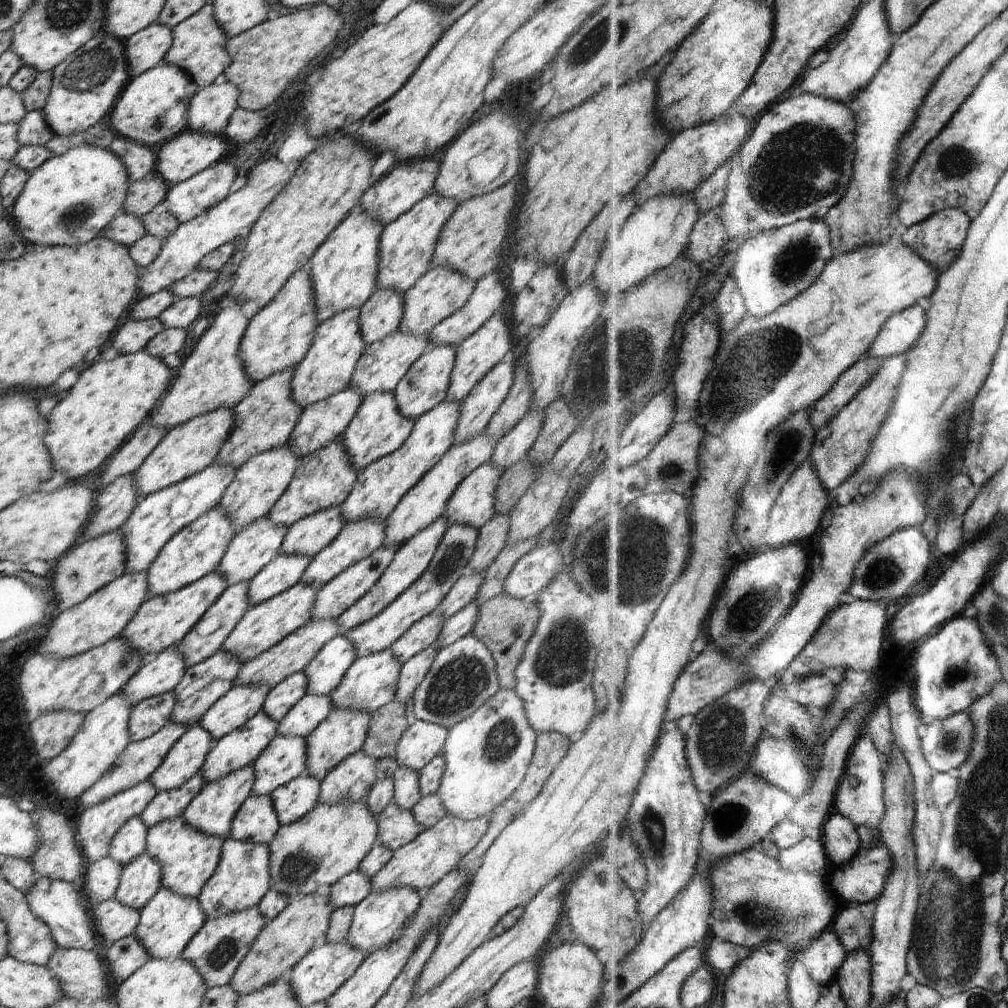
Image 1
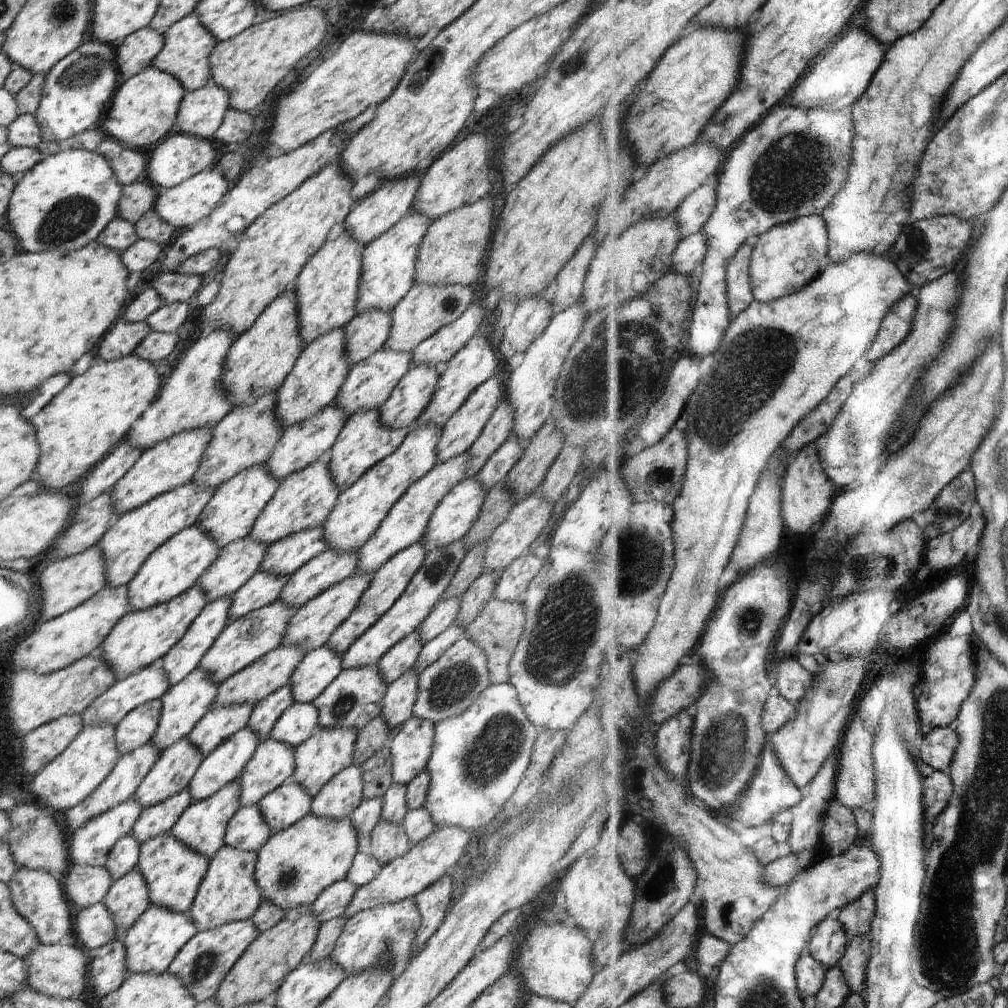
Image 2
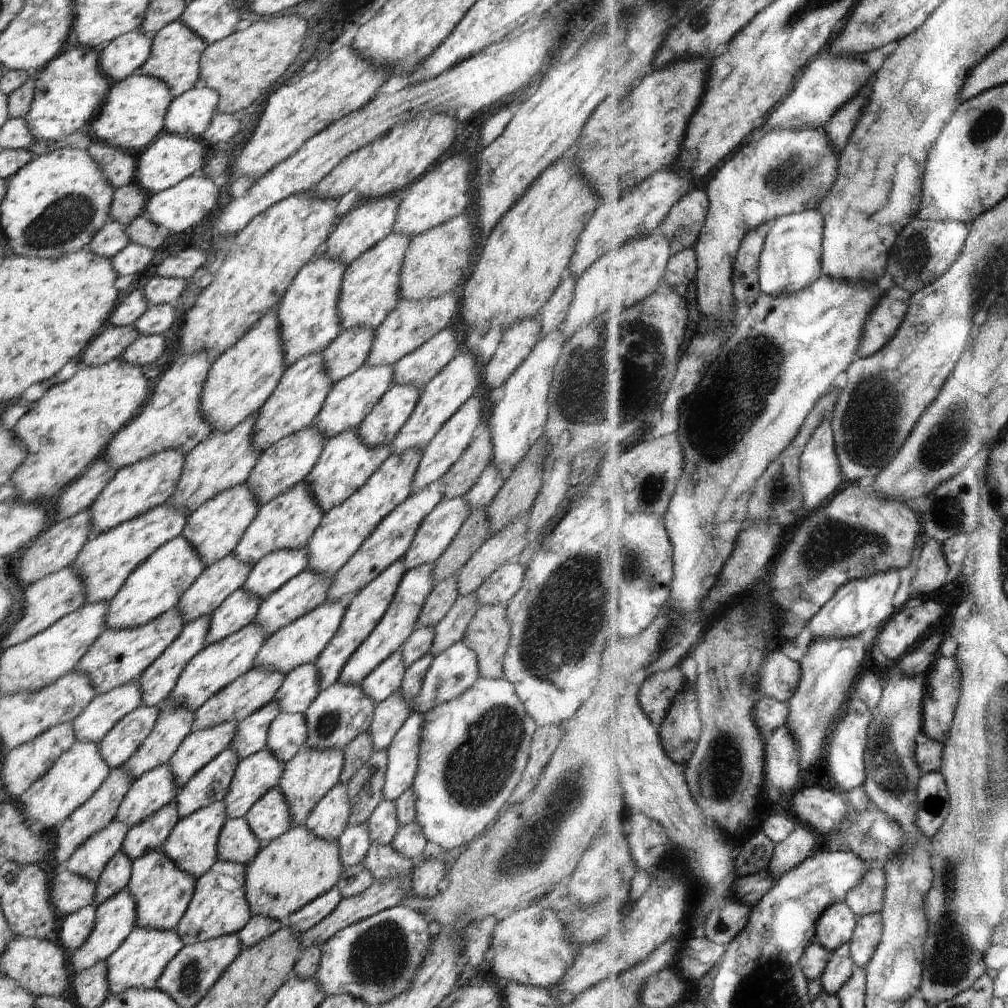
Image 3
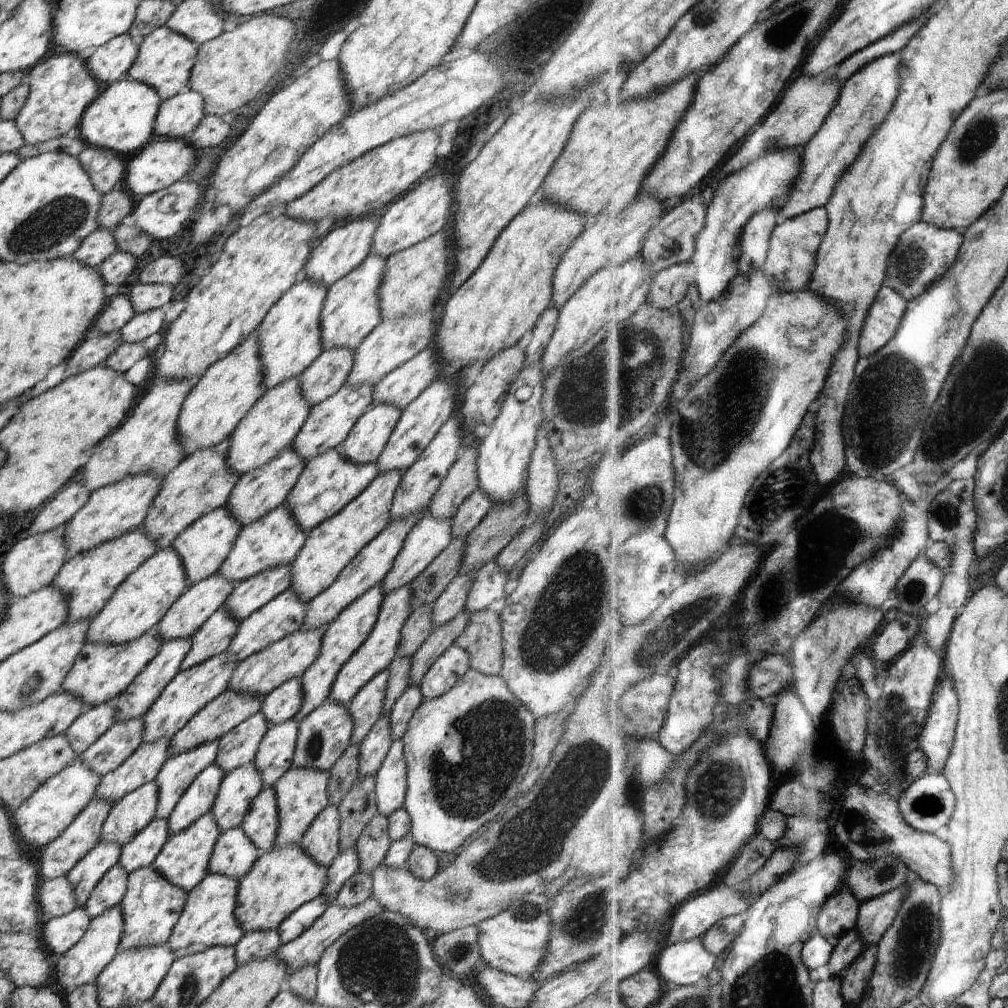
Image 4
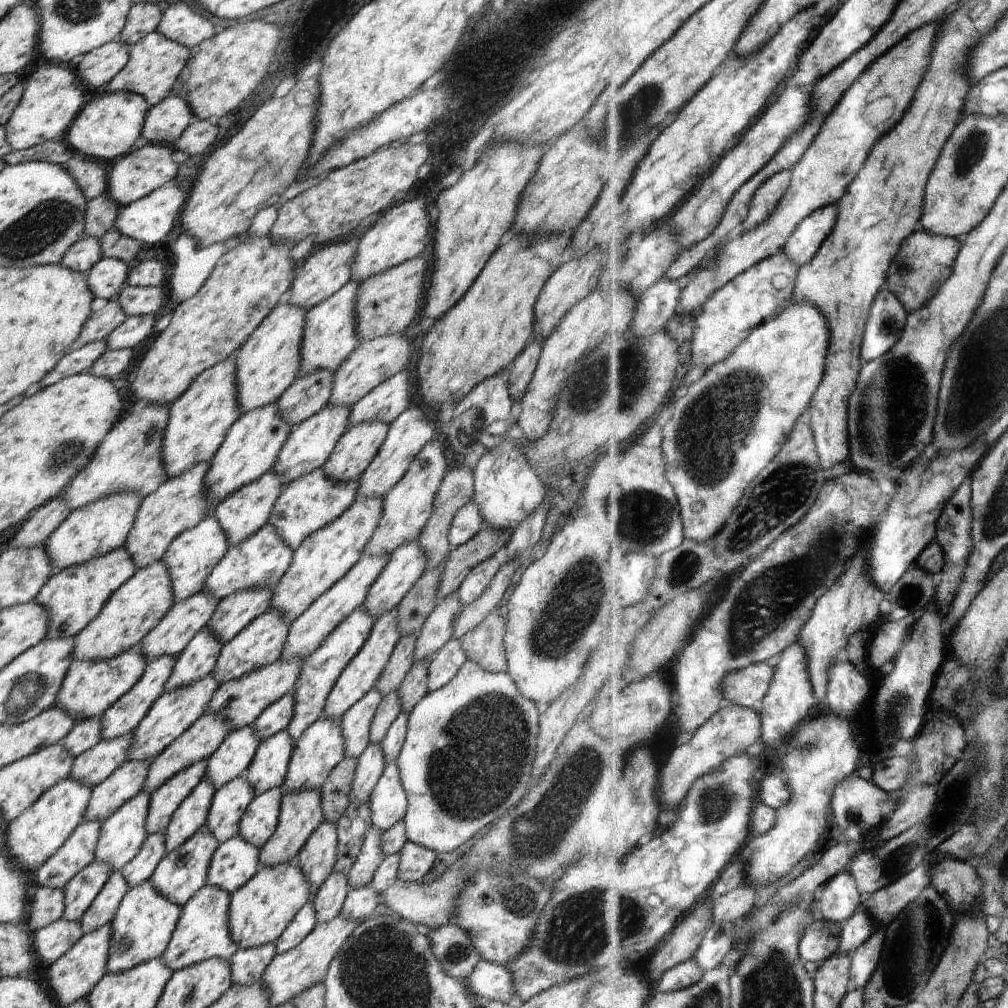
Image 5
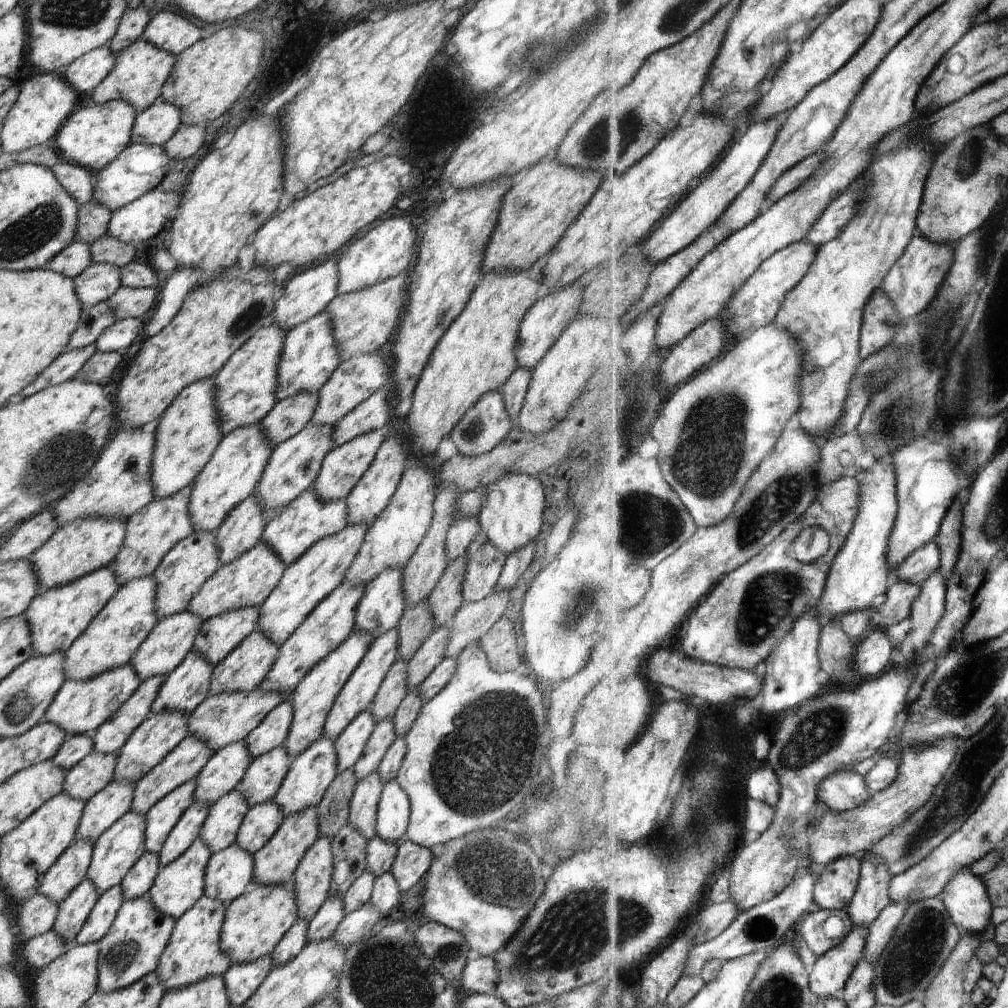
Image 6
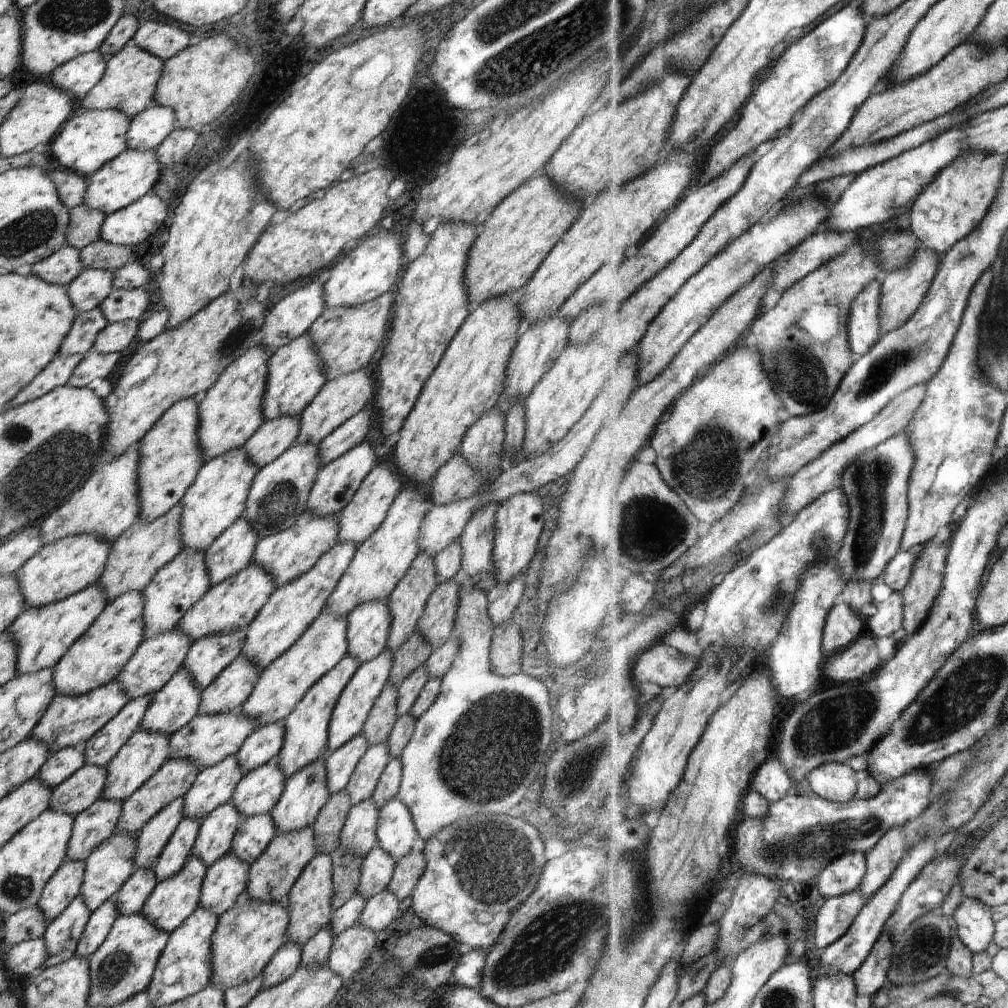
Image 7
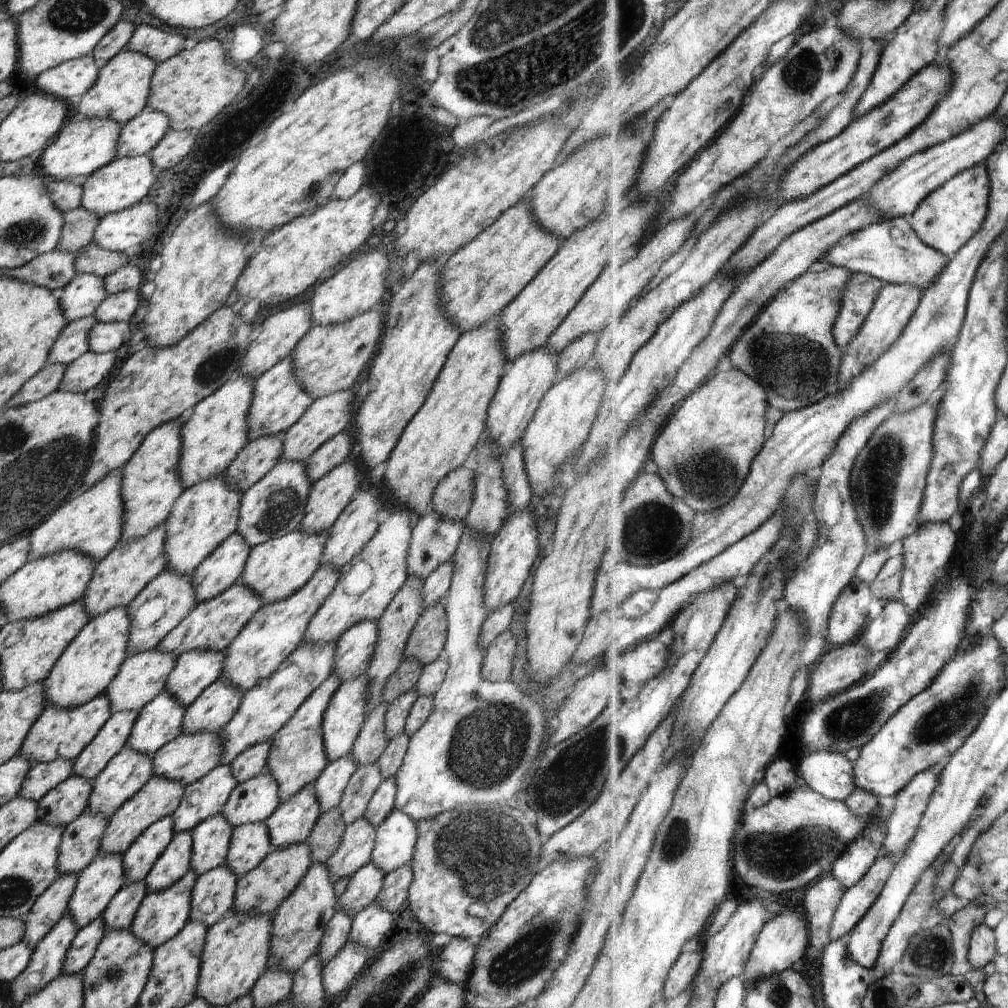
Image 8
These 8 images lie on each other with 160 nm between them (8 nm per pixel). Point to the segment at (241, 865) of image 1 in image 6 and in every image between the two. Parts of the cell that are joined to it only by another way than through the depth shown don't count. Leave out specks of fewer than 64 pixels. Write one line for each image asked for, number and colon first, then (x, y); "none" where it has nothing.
2: (228, 893)
3: (218, 907)
4: (208, 920)
5: (202, 932)
6: (192, 954)

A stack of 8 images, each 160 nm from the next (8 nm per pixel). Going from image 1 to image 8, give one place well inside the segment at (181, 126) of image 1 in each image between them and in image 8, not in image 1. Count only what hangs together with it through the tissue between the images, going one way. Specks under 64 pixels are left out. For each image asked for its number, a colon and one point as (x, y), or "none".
2: (142, 110)
3: (133, 116)
4: (121, 119)
5: (110, 126)
6: (93, 137)
7: (85, 143)
8: (81, 148)

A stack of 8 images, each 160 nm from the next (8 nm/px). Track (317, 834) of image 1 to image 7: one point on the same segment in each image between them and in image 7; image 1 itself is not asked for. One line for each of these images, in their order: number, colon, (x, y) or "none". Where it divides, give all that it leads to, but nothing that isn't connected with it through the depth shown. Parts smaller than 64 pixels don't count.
2: (295, 865)
3: (291, 871)
4: (283, 879)
5: (259, 912)
6: (255, 923)
7: (246, 938)

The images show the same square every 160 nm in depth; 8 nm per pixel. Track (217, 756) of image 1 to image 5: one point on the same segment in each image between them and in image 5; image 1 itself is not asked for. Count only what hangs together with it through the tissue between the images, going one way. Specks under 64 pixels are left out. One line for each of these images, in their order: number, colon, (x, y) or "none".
2: (224, 764)
3: (210, 784)
4: (199, 797)
5: (192, 814)

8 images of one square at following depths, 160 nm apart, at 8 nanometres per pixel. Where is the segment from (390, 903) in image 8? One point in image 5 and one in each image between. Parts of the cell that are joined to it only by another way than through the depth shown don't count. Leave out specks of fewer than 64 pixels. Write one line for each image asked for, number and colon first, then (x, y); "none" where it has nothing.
5: (415, 862)
6: (412, 862)
7: (408, 870)

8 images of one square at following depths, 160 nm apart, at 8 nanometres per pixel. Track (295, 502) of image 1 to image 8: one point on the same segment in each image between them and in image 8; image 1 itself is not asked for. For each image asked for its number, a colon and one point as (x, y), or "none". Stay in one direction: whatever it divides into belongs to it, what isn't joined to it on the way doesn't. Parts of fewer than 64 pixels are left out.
2: (304, 499)
3: (286, 522)
4: (275, 540)
5: (261, 560)
6: (247, 581)
7: (232, 604)
8: (213, 624)

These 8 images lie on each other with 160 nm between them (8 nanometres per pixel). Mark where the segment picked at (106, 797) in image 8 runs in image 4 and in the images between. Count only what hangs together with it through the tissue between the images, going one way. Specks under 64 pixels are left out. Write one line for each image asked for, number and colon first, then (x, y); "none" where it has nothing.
4: (189, 691)
5: (174, 712)
6: (159, 734)
7: (144, 754)

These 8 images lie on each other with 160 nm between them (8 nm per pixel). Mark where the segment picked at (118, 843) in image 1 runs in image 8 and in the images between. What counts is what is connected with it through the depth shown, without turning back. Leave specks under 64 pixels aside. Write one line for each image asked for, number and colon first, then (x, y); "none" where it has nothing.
2: (123, 857)
3: (116, 874)
4: (109, 892)
5: (103, 909)
6: (105, 911)
7: (101, 921)
8: (82, 950)

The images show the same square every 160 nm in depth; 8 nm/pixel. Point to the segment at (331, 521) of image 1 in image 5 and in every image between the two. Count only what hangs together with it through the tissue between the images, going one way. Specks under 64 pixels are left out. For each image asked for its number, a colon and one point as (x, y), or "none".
2: (284, 557)
3: (275, 569)
4: (249, 595)
5: (235, 612)

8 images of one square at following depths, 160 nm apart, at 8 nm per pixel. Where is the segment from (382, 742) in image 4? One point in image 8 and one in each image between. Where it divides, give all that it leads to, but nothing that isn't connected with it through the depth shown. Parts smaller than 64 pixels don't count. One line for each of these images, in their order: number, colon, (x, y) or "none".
5: (370, 764)
6: (363, 807)
7: (358, 835)
8: (355, 851)

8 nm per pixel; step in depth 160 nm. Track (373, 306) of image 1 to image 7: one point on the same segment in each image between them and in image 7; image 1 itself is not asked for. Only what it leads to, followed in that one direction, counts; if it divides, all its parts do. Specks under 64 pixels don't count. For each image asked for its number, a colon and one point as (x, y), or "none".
2: (366, 333)
3: (349, 351)
4: (326, 375)
5: (304, 397)
6: (289, 417)
7: (273, 437)

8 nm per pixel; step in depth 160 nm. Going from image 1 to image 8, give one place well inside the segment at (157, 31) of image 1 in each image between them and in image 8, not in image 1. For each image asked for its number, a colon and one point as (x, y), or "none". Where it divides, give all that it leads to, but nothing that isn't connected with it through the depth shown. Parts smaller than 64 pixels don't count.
2: (135, 52)
3: (123, 56)
4: (110, 62)
5: (97, 68)
6: (86, 73)
7: (77, 77)
8: (74, 78)

